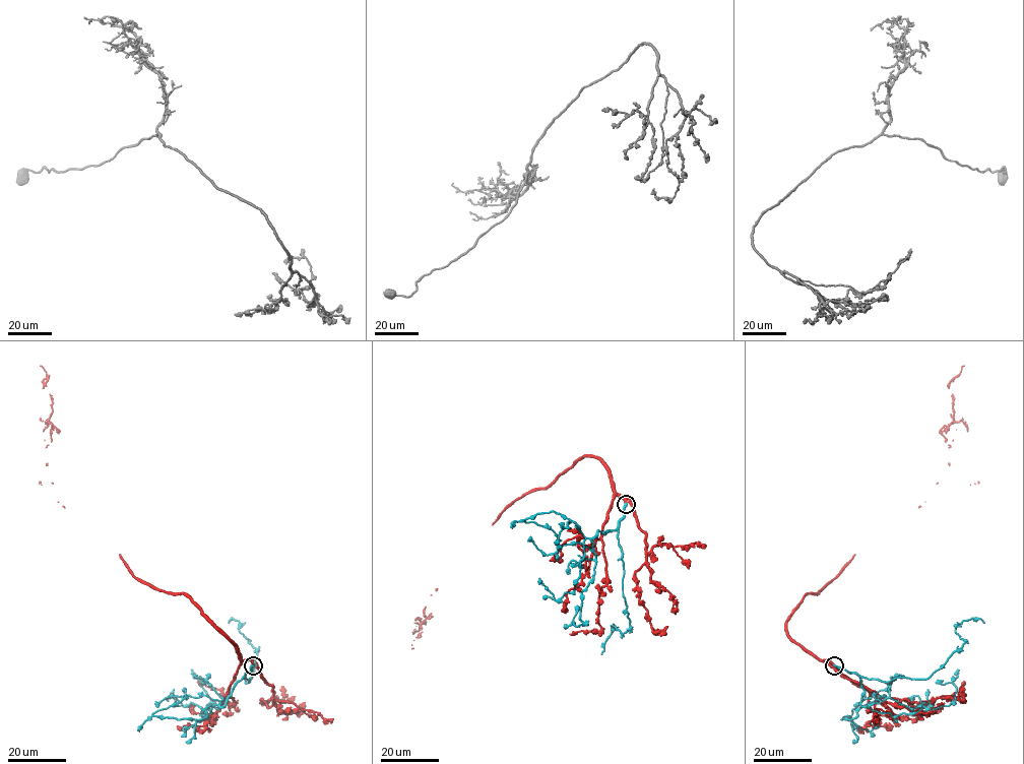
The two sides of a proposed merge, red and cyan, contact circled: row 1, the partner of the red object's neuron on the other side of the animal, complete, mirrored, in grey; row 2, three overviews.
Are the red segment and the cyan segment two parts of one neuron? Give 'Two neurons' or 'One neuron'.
Two neurons

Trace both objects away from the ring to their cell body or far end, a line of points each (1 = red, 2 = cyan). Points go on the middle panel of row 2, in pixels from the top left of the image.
1: (626, 504), (598, 460), (579, 457), (510, 503), (412, 634)
2: (626, 504), (619, 525), (593, 537), (552, 511), (528, 517), (556, 534), (559, 560)

